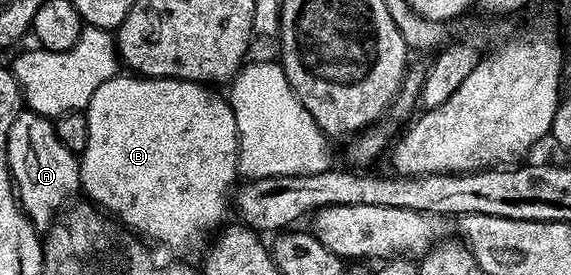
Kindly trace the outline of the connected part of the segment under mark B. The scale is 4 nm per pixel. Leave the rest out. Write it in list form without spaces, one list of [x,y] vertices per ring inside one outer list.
[[[115,75],[101,83],[84,110],[88,119],[88,143],[86,144],[86,150],[80,155],[78,167],[81,192],[83,194],[86,192],[91,197],[87,198],[95,206],[101,207],[107,214],[113,215],[125,228],[135,234],[141,235],[143,238],[151,237],[154,241],[163,241],[164,244],[171,245],[174,249],[194,249],[206,236],[208,236],[207,238],[211,236],[210,229],[215,228],[214,230],[217,230],[227,220],[227,218],[225,219],[226,201],[228,205],[226,192],[229,191],[230,193],[235,188],[236,182],[234,183],[234,180],[237,178],[239,180],[240,177],[238,166],[239,138],[234,112],[225,96],[217,97],[210,90],[213,88],[197,81],[181,81],[175,77],[126,76],[130,77]]]

